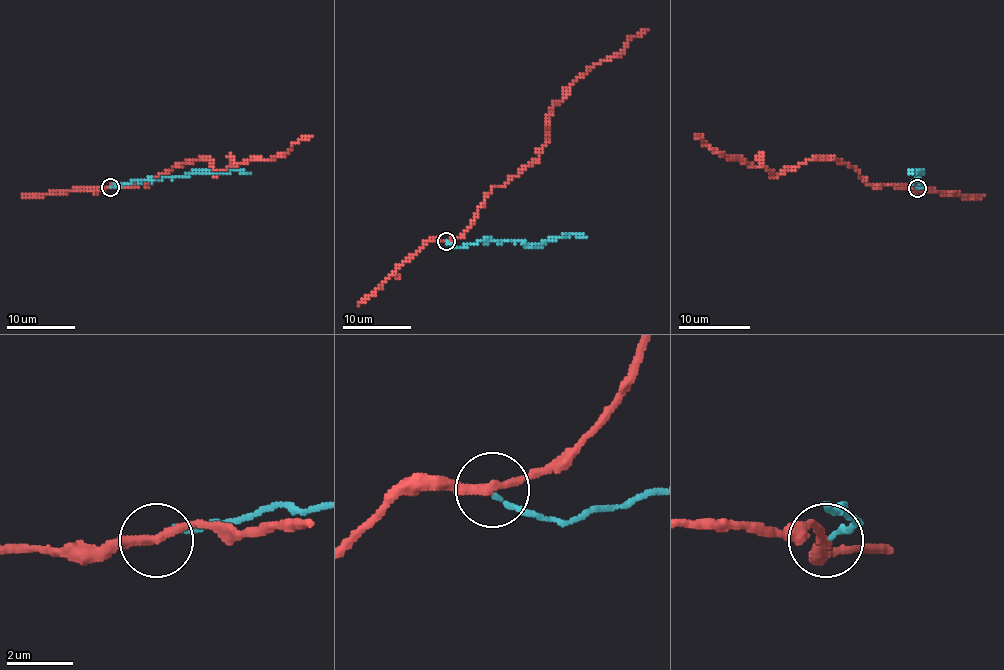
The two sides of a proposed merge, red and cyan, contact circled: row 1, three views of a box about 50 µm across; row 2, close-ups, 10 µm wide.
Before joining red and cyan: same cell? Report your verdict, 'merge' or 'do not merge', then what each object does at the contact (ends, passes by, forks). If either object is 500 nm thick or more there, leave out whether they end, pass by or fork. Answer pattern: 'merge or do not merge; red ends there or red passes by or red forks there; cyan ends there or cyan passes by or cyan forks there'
do not merge; red passes by; cyan ends there

